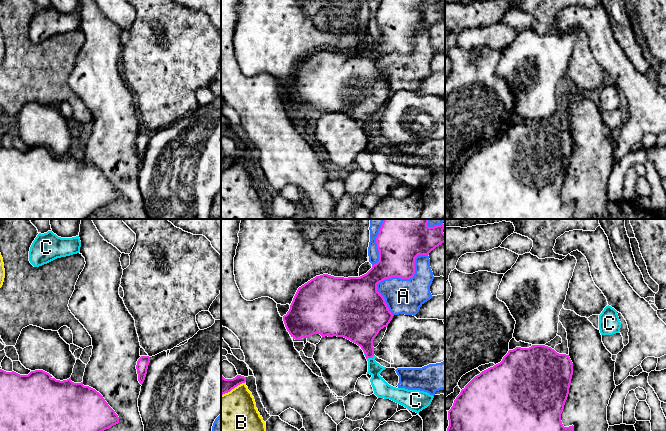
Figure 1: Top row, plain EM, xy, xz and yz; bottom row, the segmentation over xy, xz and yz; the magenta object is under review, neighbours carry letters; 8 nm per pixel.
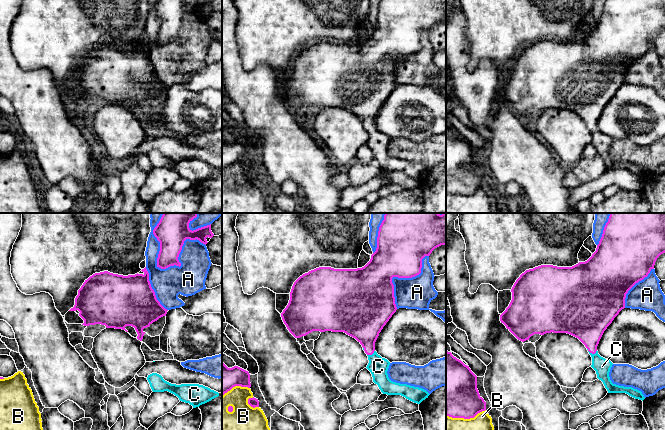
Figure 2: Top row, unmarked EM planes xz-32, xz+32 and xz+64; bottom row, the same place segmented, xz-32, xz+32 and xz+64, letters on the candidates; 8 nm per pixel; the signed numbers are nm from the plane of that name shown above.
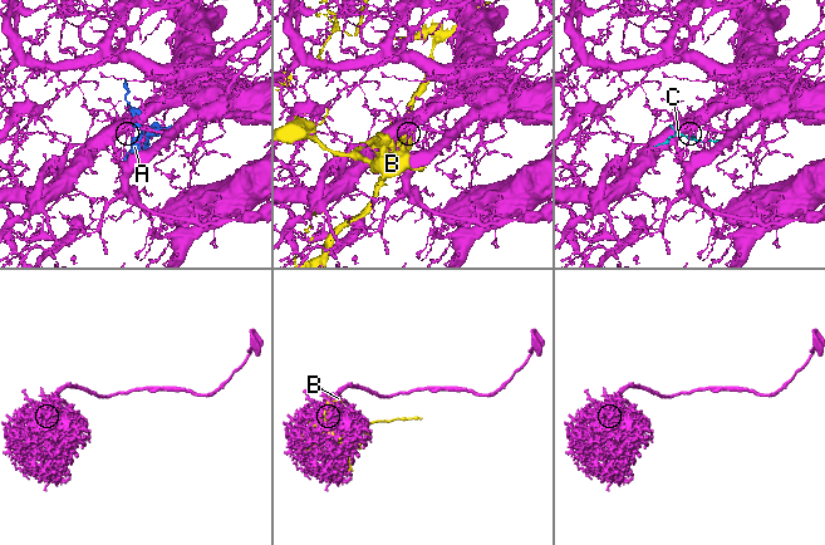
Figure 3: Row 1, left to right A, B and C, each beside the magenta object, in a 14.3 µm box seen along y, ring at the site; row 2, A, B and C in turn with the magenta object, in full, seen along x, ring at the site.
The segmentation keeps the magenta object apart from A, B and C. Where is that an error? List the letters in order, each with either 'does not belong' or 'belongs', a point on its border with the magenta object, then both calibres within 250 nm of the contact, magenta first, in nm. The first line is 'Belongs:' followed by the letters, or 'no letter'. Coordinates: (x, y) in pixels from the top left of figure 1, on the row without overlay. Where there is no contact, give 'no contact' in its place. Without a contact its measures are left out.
Belongs: C
A: does not belong; contact xz (394, 52); calibres 320 and 280 nm
B: does not belong; contact xz (233, 164); calibres 130 and 420 nm
C: belongs; contact xz (367, 133); calibres 280 and 120 nm

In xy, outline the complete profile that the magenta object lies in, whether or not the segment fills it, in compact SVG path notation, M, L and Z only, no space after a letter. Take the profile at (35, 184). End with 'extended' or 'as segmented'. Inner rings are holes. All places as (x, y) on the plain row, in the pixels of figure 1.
M0 145L0 219L86 219L96 210L119 199L119 193L108 181L103 172L95 165L84 162L83 158L74 159L71 153L67 156L56 156L43 146L31 147L28 151L20 151L14 147L6 148Z | as segmented

